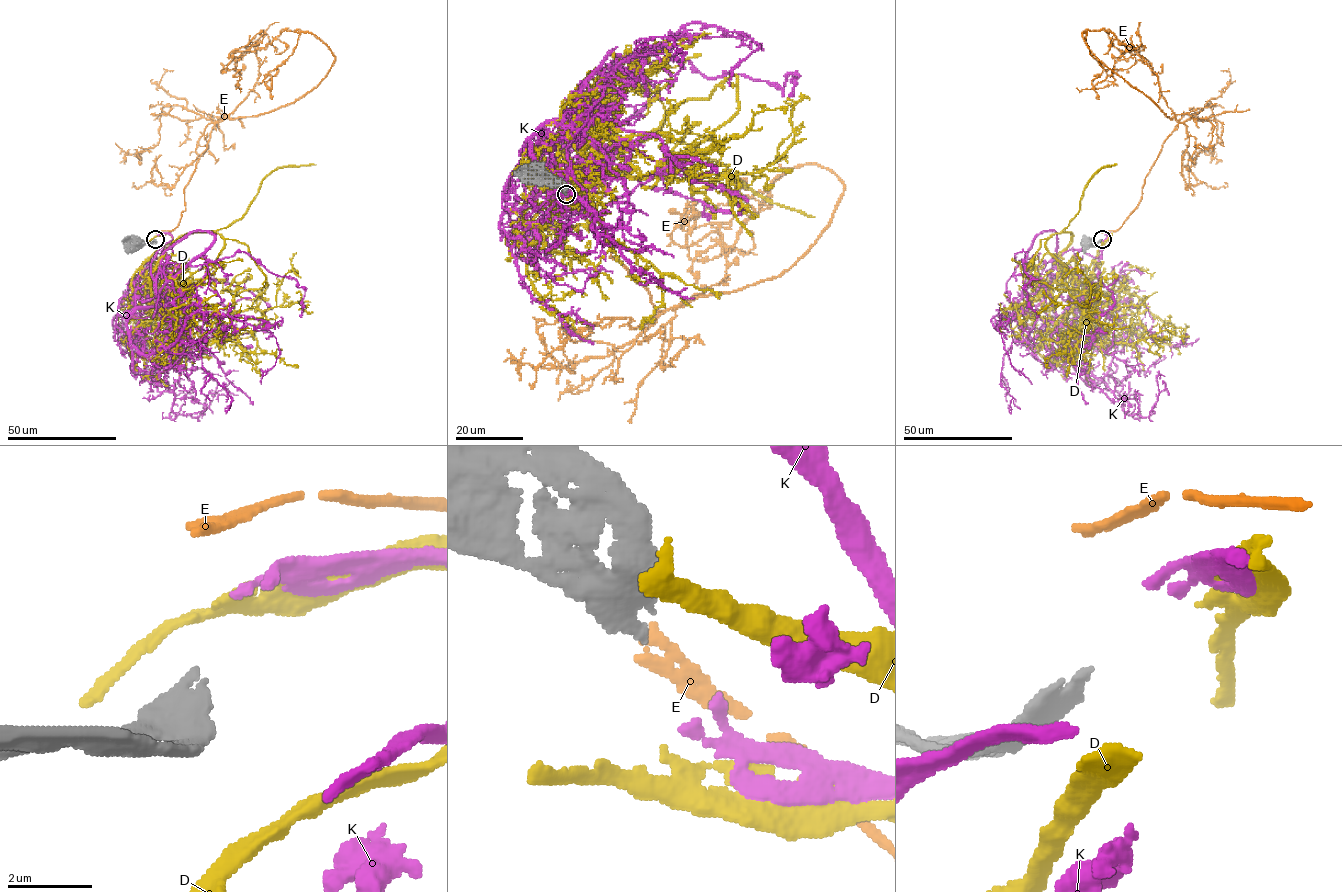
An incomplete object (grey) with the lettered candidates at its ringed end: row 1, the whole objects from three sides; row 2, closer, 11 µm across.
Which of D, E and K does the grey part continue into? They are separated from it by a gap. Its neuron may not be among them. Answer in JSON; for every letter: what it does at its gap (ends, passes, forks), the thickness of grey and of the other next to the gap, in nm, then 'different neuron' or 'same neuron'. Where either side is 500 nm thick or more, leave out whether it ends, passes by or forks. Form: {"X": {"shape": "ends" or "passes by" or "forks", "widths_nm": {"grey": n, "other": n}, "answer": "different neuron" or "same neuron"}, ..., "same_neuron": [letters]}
{"D": {"shape": "ends", "widths_nm": {"grey": 240, "other": 280}, "answer": "different neuron"}, "E": {"shape": "ends", "widths_nm": {"grey": 240, "other": 320}, "answer": "different neuron"}, "K": {"shape": "ends", "widths_nm": {"grey": 240, "other": 220}, "answer": "same neuron"}, "same_neuron": ["K"]}

